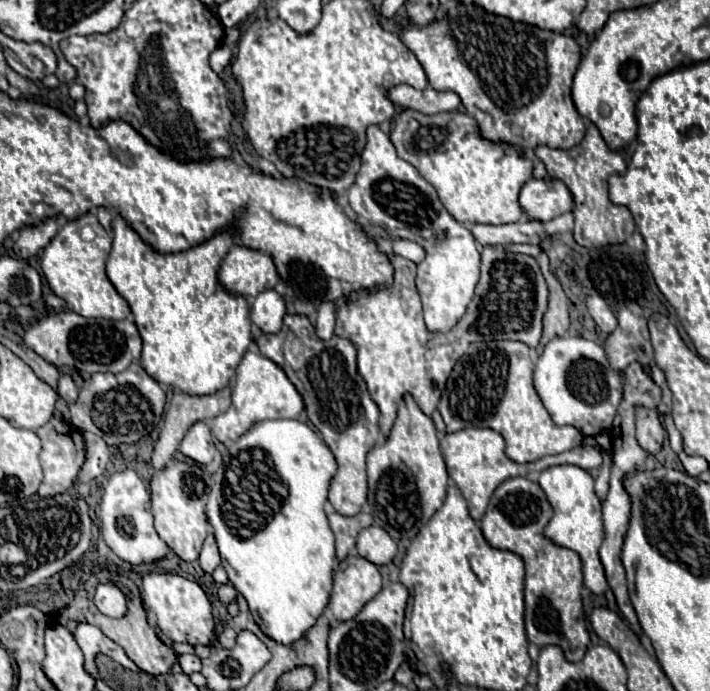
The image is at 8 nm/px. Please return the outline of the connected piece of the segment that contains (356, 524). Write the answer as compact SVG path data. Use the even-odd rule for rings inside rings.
M334 511L334 513L328 515L328 523L330 523L330 529L336 537L336 557L344 559L346 555L354 553L358 531L362 527L372 525L372 515L360 511L352 517L346 517L346 515L340 515L340 513Z

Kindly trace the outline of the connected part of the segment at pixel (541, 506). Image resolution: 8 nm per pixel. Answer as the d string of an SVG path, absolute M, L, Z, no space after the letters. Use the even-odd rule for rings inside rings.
M512 477L506 479L490 497L480 527L492 547L508 549L524 559L526 637L538 647L562 647L568 661L582 661L590 645L582 607L582 561L576 551L560 547L544 537L544 527L550 517L552 507L542 487L530 479Z

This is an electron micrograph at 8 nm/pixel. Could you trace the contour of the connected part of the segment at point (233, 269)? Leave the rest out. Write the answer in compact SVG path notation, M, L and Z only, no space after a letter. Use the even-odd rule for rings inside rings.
M236 243L220 267L220 283L234 295L256 297L280 283L274 259L258 249Z

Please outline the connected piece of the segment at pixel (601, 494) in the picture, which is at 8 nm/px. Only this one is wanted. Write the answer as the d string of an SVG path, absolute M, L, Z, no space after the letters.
M601 451L603 463L599 469L598 476L594 480L594 489L599 499L603 501L609 490L609 480L611 475L612 454L611 452Z

